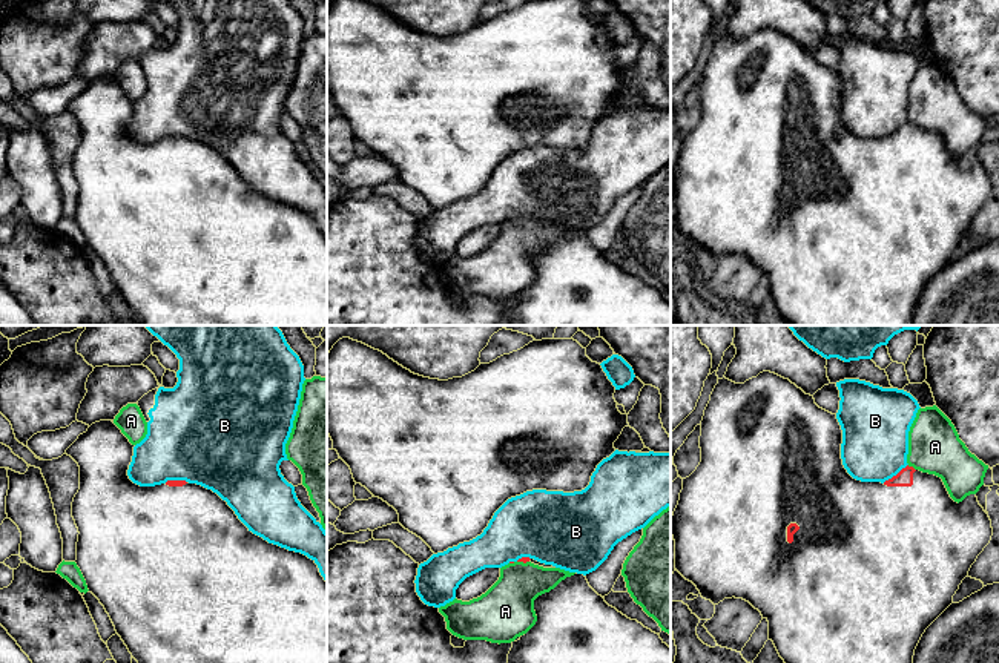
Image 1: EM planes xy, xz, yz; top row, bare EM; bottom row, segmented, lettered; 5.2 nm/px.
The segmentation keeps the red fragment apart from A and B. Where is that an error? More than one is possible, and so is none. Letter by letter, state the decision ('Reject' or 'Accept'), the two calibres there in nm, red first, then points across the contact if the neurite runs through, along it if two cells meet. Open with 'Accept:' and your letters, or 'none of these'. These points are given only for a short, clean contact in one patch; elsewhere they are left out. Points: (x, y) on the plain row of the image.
Accept: none of these
A: Reject. Thickness 90 nm (red) against 280 nm
B: Reject. Thickness 90 nm (red) against 360 nm

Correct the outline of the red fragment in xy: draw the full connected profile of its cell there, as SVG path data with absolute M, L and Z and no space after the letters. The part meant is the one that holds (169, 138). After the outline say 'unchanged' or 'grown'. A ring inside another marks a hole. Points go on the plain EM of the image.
M112 77L92 80L86 89L66 106L80 123L80 146L72 158L72 173L78 184L77 223L89 249L109 270L117 290L127 302L141 325L327 325L327 238L315 216L295 207L269 200L253 190L235 167L216 149L186 137L167 137L155 143L134 140L127 126L134 103Z; grown

